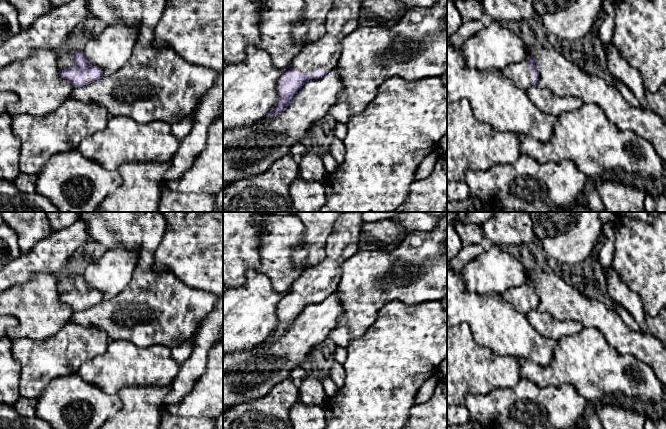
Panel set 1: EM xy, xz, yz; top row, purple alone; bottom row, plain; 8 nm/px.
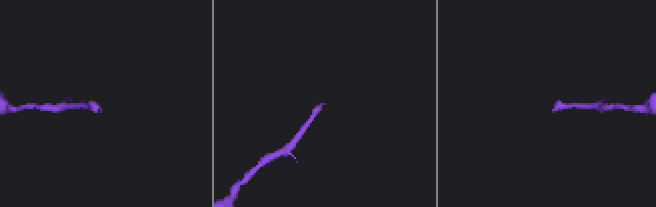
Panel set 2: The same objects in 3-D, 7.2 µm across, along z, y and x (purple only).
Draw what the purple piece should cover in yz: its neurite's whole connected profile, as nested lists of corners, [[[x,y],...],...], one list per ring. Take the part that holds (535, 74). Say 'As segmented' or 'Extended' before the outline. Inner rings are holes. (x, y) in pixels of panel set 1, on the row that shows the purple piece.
Extended. [[[527,56],[527,59],[521,63],[507,66],[502,73],[522,89],[538,85],[539,82],[539,72],[532,56]]]

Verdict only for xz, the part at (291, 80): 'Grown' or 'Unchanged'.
Grown

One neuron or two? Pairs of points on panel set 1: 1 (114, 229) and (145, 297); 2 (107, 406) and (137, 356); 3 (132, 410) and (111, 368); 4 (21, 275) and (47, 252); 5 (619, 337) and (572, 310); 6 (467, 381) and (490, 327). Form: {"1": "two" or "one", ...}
{"1": "one", "2": "two", "3": "two", "4": "one", "5": "one", "6": "two"}

